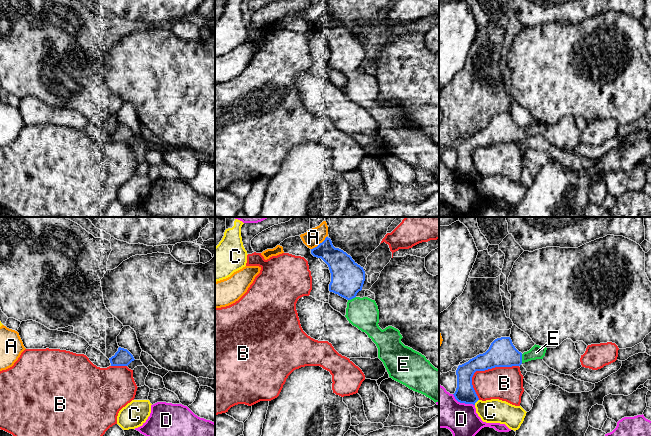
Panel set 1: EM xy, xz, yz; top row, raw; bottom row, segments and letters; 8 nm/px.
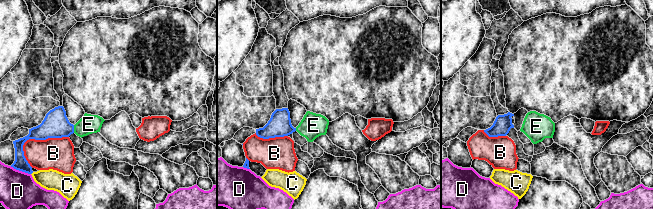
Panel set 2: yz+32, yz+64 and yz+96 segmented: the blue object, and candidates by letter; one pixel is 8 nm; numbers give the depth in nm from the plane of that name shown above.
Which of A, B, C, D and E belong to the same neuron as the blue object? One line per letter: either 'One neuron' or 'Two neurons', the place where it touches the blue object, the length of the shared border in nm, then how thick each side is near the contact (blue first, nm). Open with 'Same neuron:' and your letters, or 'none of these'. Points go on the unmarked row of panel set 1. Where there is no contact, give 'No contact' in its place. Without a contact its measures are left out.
Same neuron: E
A: Two neurons. Touches blue at xz (320, 19). Shared border 170 nm. Thickness 200 nm (blue) against 150 nm
B: Two neurons. Touches blue at yz (483, 146). Shared border 420 nm. Thickness 220 nm (blue) against 280 nm
C: Two neurons. Touches blue at yz (476, 177). Shared border 60 nm. Thickness 160 nm (blue) against 190 nm
D: Two neurons. Touches blue at yz (463, 178). Shared border 200 nm. Thickness 160 nm (blue) against 300 nm
E: One neuron. Touches blue at yz (521, 134). Shared border 70 nm. Thickness 220 nm (blue) against 110 nm

